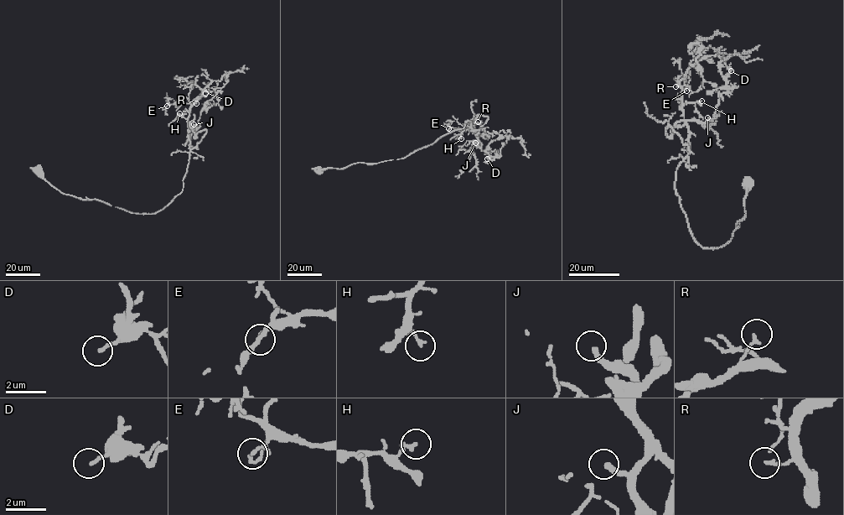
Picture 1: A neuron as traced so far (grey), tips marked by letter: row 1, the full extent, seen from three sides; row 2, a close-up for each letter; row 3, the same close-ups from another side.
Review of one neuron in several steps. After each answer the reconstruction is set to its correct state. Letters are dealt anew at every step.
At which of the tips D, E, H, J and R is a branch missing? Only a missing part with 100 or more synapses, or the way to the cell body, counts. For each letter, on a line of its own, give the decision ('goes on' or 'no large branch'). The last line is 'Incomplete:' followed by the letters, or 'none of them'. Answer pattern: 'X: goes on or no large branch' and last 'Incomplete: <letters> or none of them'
D: no large branch
E: no large branch
H: no large branch
J: goes on
R: no large branch
Incomplete: J

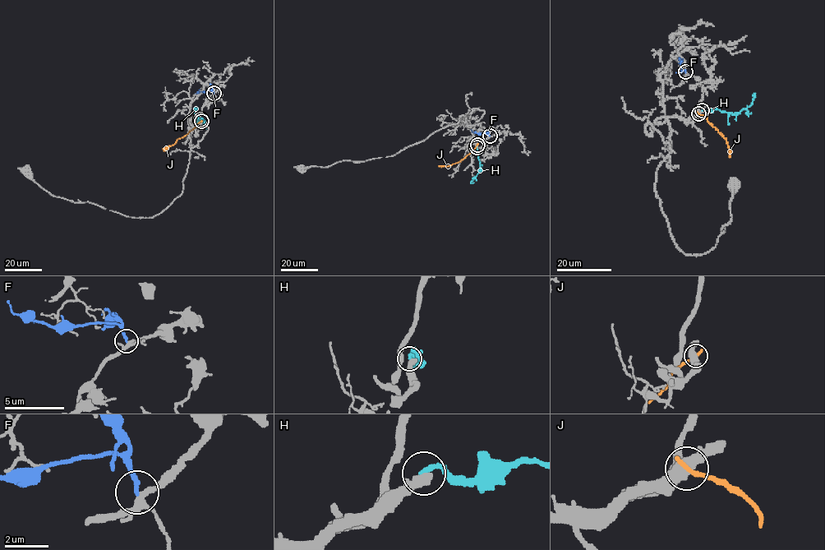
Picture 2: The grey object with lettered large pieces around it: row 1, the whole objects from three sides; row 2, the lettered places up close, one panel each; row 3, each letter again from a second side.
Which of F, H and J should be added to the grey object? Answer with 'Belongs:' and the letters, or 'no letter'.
Belongs: no letter

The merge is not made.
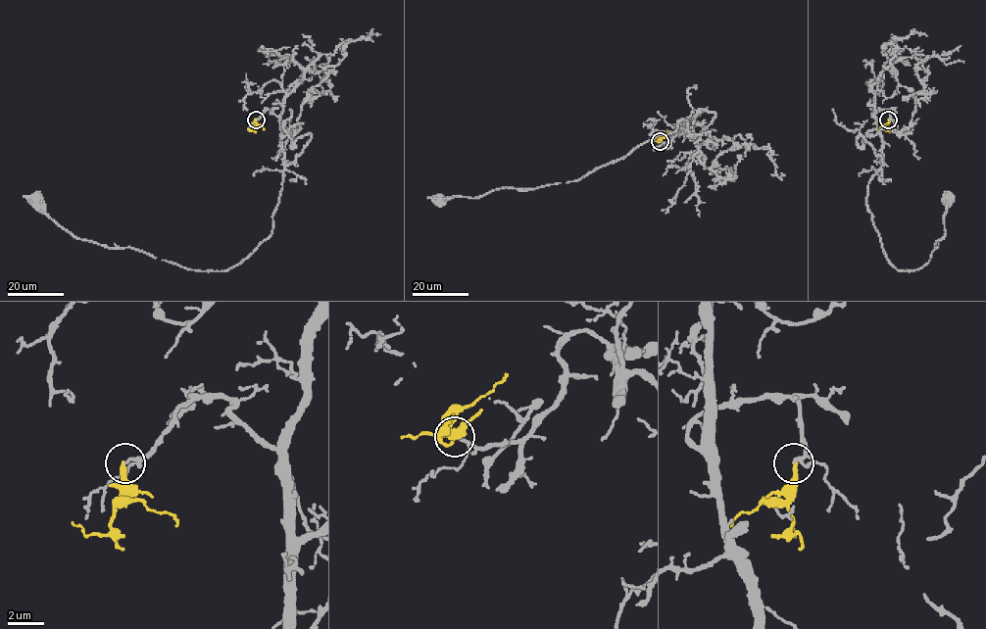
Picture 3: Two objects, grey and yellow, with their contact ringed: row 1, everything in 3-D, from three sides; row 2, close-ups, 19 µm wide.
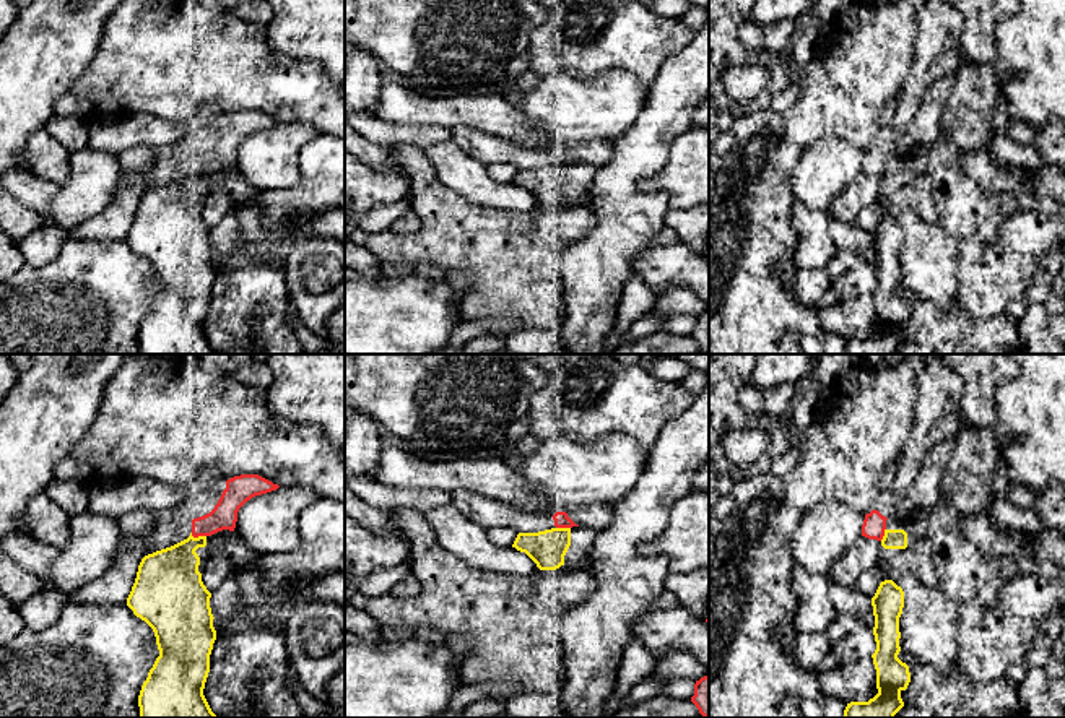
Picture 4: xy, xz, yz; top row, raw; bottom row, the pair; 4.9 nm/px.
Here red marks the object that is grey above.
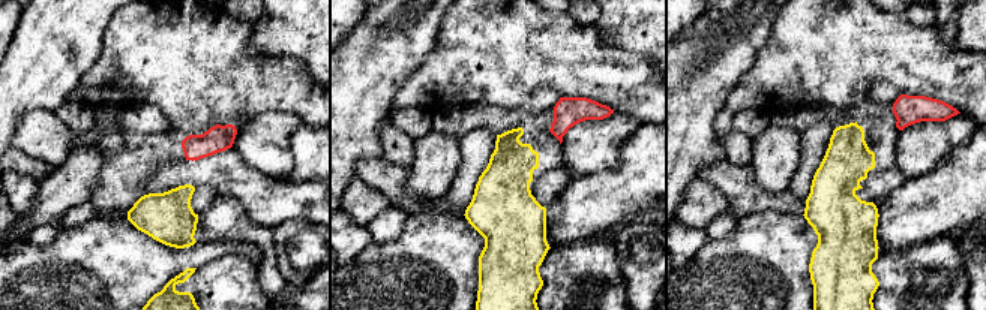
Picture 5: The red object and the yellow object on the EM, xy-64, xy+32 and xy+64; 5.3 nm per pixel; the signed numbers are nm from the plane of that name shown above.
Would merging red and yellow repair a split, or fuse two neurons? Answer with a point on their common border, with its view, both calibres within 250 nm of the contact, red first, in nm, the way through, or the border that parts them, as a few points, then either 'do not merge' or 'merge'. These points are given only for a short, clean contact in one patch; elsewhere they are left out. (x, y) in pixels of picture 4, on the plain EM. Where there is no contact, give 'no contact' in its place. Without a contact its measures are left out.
meets red in xy at (199, 171); 130 nm thick on the red side, 280 nm on the other; do not merge

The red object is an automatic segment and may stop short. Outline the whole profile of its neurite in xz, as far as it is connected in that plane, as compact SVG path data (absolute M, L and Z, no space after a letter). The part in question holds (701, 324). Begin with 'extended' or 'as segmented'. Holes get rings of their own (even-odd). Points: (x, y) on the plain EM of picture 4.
as segmented | M709 312L696 317L691 338L696 341L696 344L704 354L709 354Z

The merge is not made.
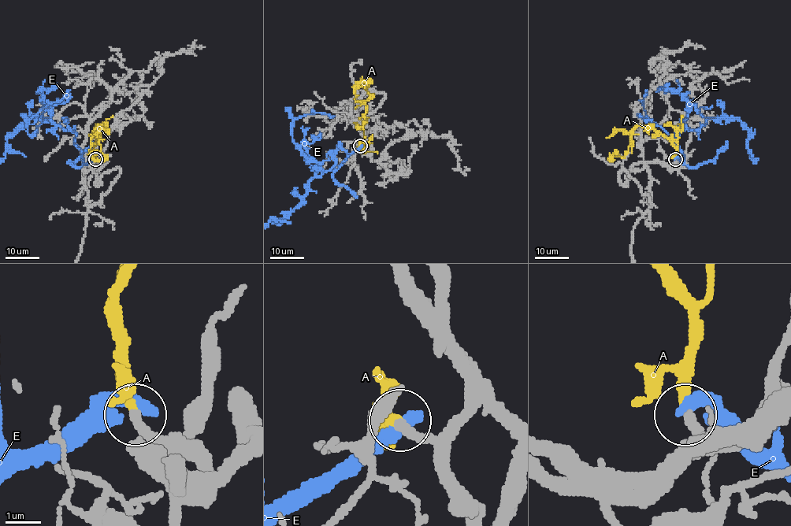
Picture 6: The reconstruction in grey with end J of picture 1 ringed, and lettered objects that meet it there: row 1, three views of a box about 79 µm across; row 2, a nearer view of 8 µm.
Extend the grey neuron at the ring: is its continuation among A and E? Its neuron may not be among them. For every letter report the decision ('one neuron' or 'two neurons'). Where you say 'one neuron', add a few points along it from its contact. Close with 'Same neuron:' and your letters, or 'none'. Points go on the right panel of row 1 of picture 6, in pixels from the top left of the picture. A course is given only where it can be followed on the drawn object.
A: one neuron; course (675, 158), (675, 147), (668, 139), (640, 125), (631, 131), (625, 155), (610, 157)
E: two neurons
Same neuron: A

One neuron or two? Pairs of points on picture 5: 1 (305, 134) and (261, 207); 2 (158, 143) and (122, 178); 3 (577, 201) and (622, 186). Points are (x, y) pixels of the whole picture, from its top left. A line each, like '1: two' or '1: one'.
1: two
2: one
3: one

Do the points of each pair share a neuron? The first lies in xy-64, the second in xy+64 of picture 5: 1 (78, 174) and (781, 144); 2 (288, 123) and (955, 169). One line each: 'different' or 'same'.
1: same
2: different

